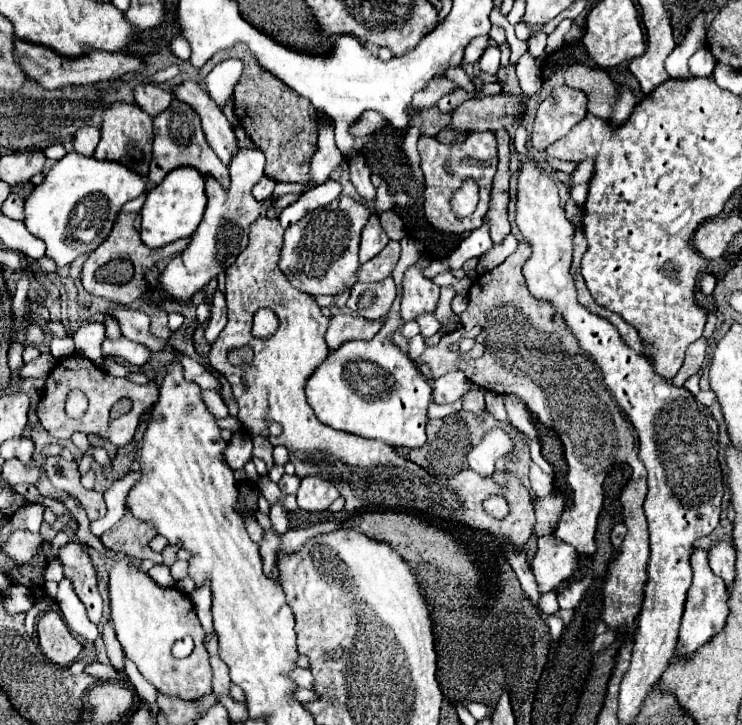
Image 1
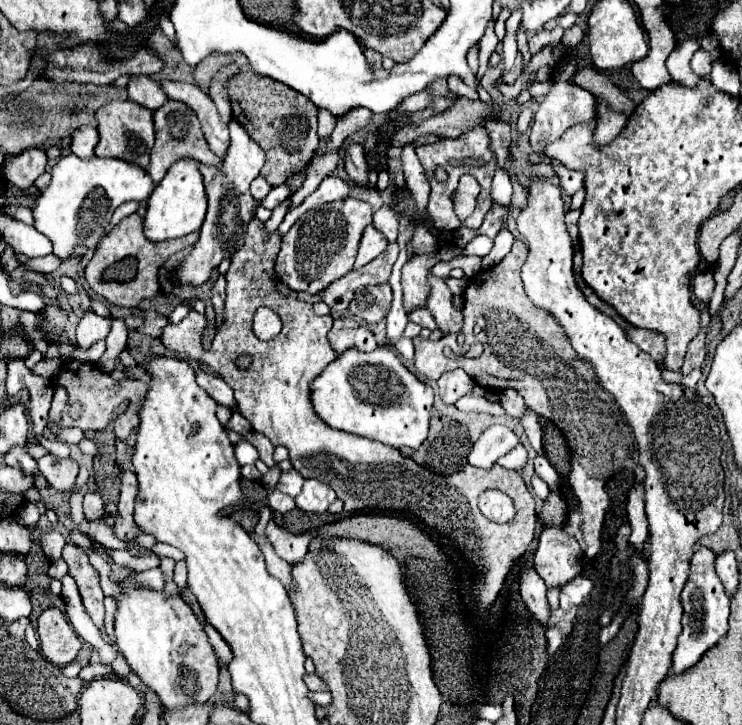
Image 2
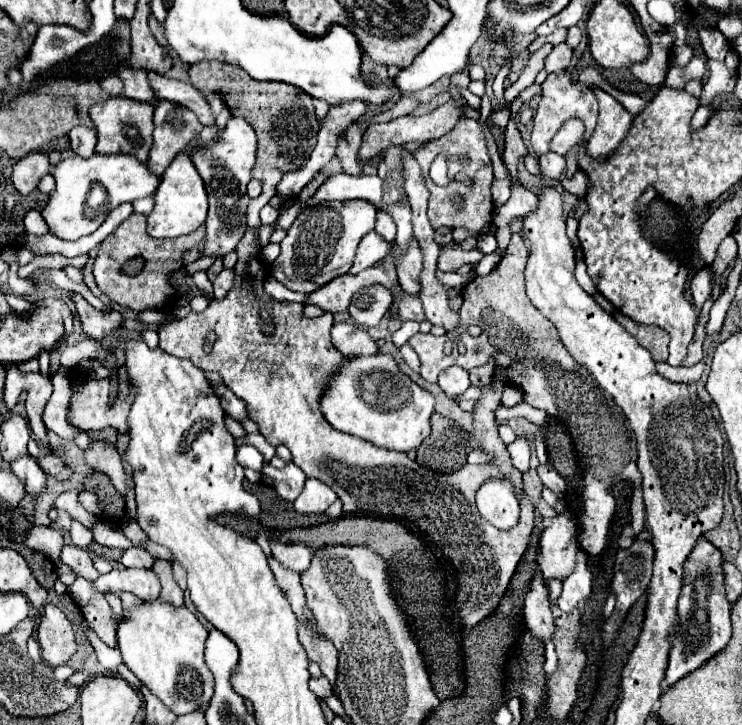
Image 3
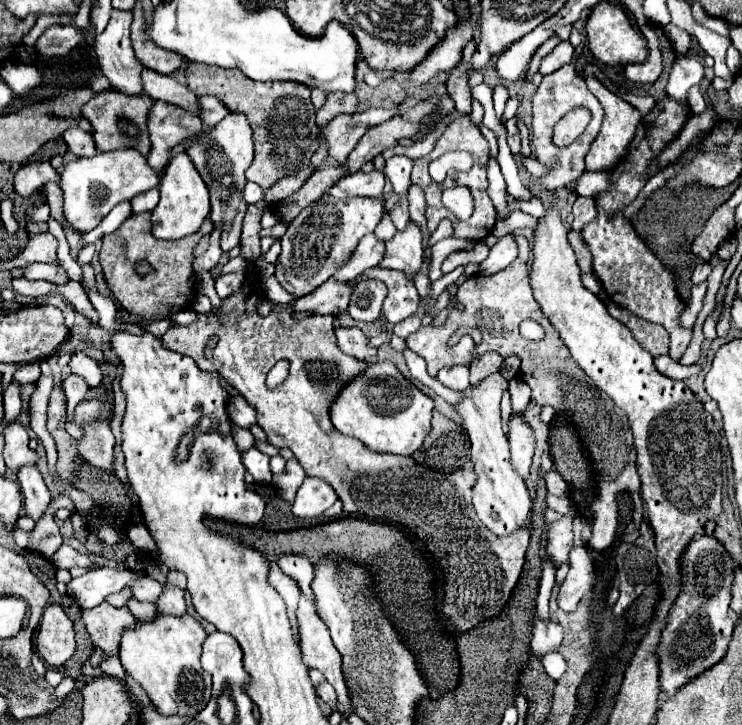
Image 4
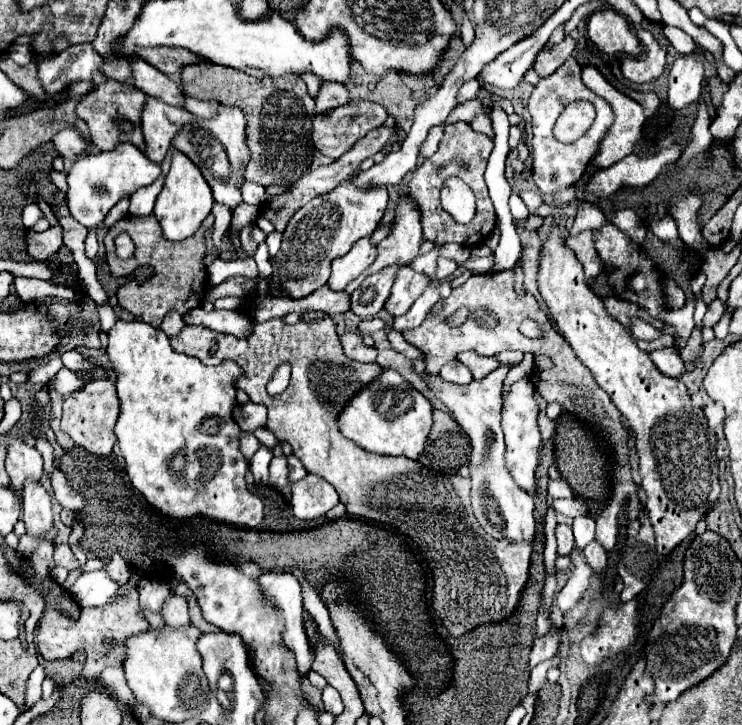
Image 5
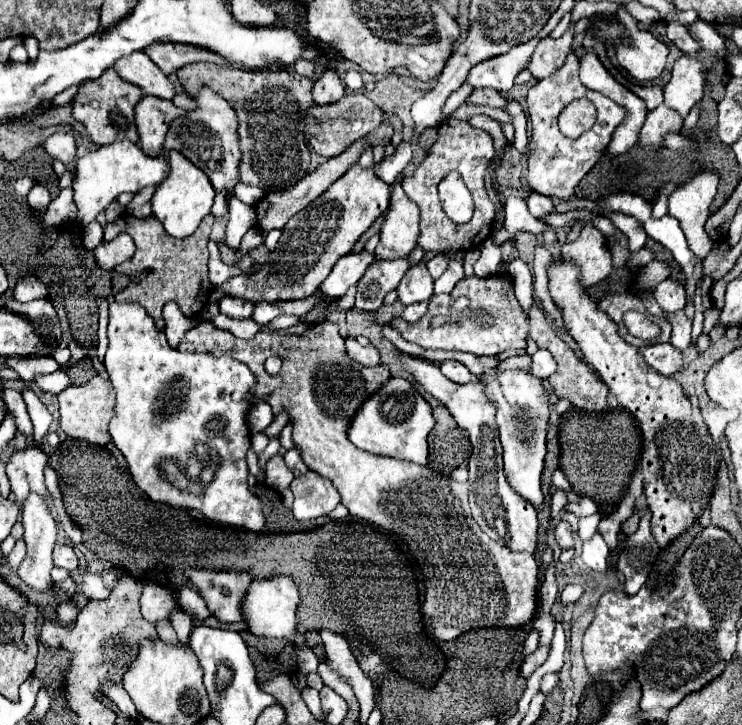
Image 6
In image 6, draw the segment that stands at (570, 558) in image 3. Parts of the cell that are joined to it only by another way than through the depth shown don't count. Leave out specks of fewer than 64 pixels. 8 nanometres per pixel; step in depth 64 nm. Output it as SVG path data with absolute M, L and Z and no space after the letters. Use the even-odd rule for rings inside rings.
M560 522L554 530L554 536L556 536L556 542L562 550L566 548L572 548L574 546L574 538L572 538L572 528L568 522Z

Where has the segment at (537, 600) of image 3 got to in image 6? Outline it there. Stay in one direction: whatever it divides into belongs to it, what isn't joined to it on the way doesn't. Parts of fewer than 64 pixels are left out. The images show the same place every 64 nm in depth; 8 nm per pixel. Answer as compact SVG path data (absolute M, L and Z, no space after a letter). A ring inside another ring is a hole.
M546 644L546 646L538 646L538 648L526 658L526 662L522 664L522 676L528 678L540 664L544 664L546 658L548 658L548 652L550 652L550 646L548 646L548 644Z

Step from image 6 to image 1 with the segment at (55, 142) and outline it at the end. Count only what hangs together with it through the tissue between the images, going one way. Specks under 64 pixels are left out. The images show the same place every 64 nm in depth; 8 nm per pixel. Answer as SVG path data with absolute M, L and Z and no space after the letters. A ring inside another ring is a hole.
M84 126L84 128L80 128L76 132L74 148L76 148L76 152L80 152L84 156L92 156L94 148L98 146L98 142L100 142L100 130L92 128L92 126Z

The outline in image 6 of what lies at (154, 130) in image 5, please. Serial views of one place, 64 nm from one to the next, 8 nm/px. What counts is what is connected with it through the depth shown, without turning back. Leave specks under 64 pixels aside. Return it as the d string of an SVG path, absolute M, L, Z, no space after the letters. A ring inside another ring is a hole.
M144 96L136 106L136 126L140 134L140 148L146 156L160 156L170 124L186 112L176 108L170 100Z

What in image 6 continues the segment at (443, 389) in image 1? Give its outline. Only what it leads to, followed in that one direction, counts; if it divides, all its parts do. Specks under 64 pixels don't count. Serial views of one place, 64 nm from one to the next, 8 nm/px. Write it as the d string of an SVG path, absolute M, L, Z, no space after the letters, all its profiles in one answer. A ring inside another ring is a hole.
M446 360L446 362L442 362L440 370L442 370L442 374L444 374L448 380L452 380L452 382L456 382L456 384L468 384L468 382L472 380L470 370L468 370L464 364L456 362L456 360Z

